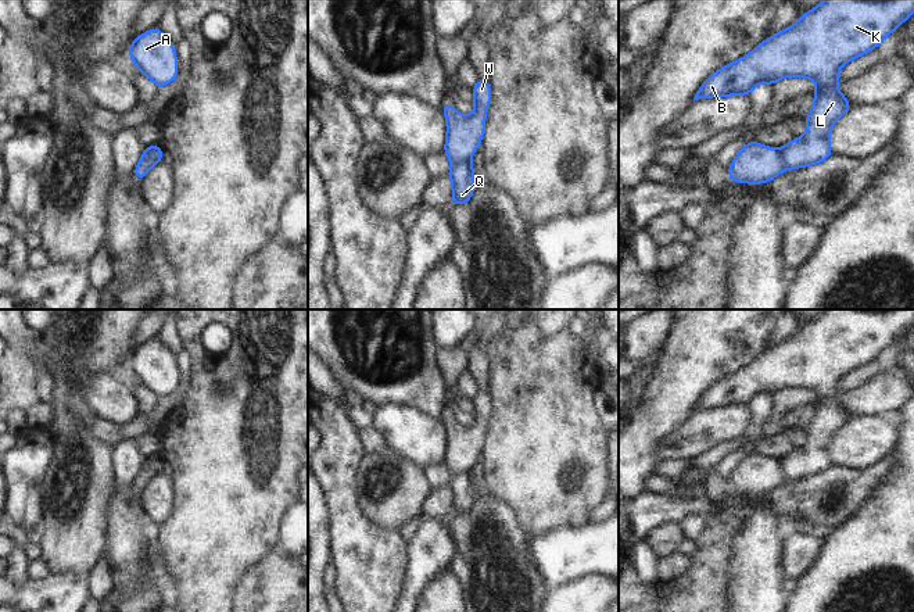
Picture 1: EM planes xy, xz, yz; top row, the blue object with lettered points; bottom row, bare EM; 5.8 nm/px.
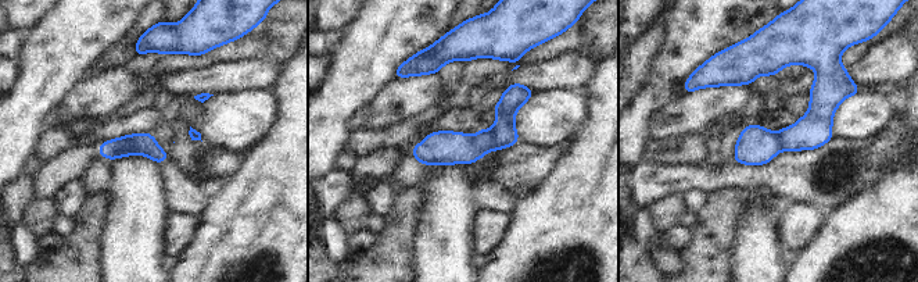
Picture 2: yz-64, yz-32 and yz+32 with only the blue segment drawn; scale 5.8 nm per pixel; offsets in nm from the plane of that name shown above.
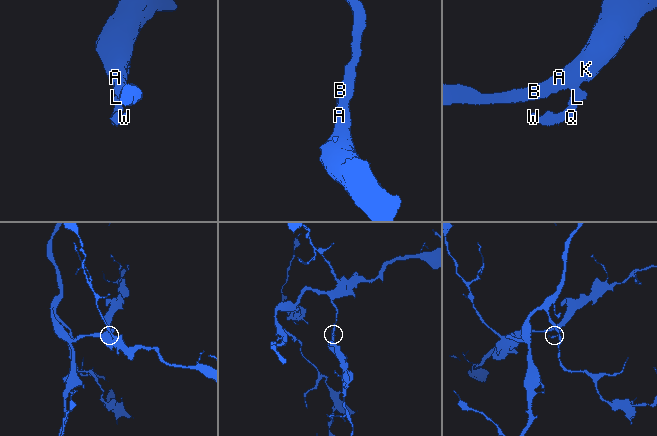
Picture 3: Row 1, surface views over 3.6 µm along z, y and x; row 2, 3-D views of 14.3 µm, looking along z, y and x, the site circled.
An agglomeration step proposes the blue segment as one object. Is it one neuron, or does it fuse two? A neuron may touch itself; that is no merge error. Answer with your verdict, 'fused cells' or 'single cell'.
fused cells

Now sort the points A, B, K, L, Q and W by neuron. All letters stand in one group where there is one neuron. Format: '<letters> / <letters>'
A B K L Q / W

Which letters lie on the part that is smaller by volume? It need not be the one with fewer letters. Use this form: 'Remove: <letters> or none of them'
Remove: W

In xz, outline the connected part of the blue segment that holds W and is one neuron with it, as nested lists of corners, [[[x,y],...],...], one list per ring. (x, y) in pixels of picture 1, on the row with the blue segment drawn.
[[[477,79],[472,90],[474,94],[472,115],[456,112],[451,101],[441,108],[447,117],[444,151],[452,165],[470,160],[483,140],[485,111],[491,103],[491,86],[487,80]]]

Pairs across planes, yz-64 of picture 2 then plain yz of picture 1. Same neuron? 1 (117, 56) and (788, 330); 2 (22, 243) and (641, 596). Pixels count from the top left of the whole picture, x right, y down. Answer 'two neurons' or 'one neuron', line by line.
1: one neuron
2: two neurons

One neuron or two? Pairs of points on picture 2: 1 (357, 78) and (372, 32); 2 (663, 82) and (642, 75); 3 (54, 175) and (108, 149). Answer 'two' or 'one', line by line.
1: one
2: two
3: one

